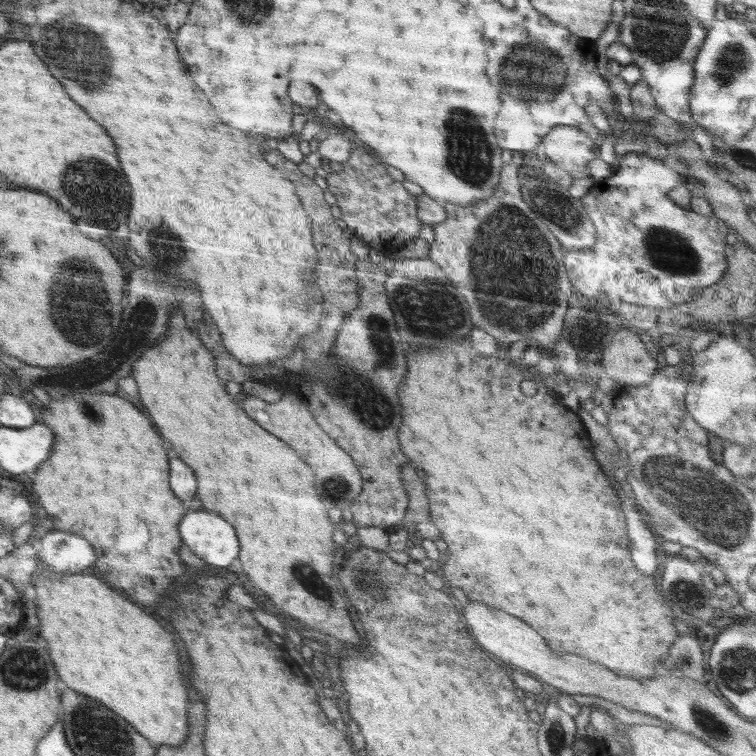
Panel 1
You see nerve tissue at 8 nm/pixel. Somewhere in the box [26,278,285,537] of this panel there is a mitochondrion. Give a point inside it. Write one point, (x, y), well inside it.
(141, 316)

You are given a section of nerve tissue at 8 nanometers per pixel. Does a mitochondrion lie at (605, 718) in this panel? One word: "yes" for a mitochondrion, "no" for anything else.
no

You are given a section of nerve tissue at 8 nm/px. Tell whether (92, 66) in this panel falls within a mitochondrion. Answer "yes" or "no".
yes

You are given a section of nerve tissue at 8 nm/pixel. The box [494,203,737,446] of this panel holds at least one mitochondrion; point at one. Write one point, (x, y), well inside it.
(670, 252)

